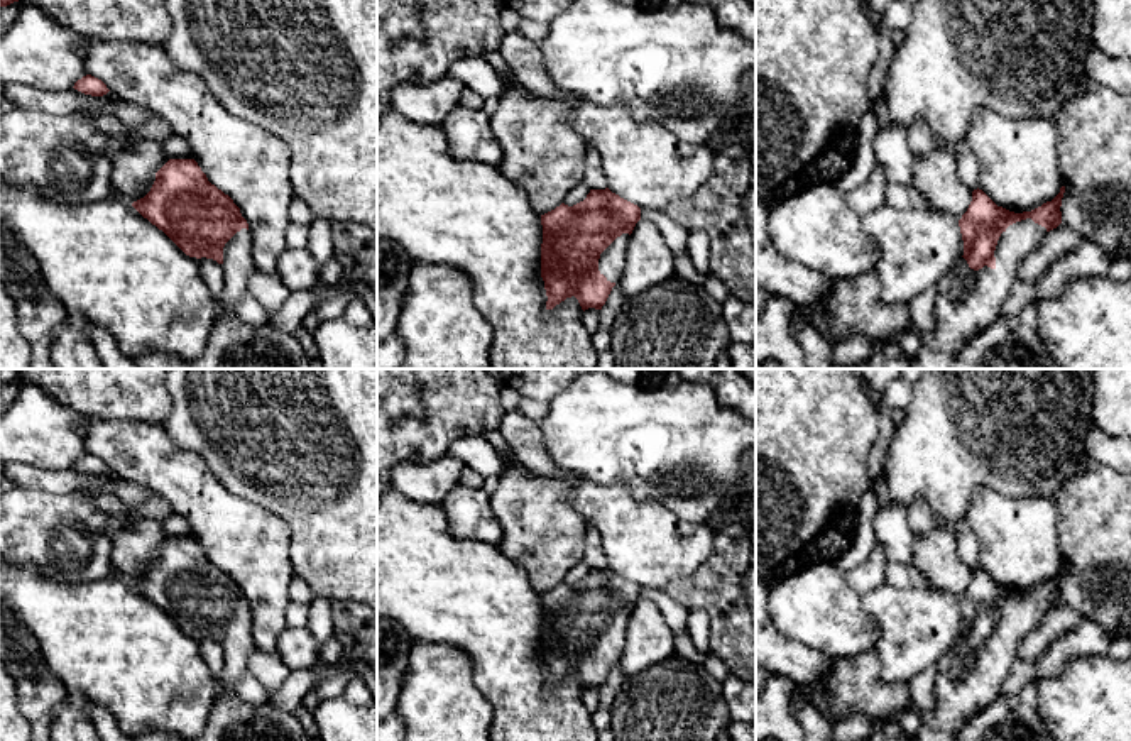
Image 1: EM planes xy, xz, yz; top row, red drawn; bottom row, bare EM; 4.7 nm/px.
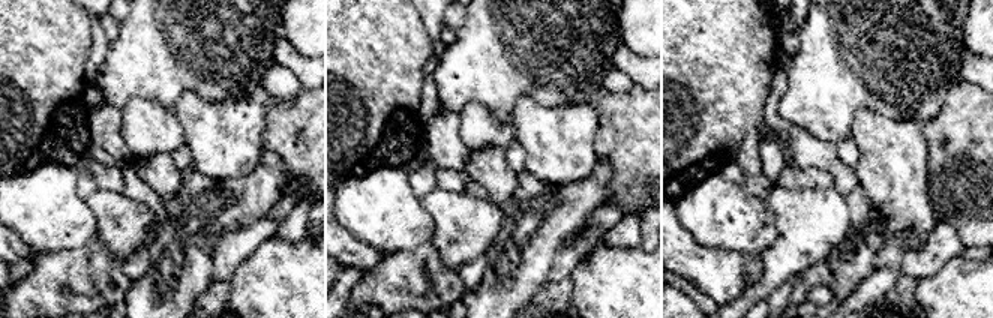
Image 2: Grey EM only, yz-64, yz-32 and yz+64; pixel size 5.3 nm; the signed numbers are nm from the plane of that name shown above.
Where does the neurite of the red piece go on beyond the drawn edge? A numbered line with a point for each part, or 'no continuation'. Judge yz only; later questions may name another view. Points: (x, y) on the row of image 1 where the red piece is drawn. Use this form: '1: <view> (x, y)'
1: yz (967, 301)

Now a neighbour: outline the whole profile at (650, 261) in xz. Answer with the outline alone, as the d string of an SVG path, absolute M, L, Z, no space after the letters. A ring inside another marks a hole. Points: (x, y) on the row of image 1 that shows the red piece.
M641 218L627 244L620 288L626 296L641 294L675 276L675 254L659 228Z

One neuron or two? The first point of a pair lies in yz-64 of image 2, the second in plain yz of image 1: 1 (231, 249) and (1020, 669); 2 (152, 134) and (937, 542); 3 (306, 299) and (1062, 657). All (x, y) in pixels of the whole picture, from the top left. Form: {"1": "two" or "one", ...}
{"1": "one", "2": "two", "3": "two"}

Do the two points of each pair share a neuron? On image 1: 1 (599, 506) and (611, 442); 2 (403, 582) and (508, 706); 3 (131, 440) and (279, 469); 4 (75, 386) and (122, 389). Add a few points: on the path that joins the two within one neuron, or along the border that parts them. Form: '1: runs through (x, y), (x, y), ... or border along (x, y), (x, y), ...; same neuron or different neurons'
1: border along (579, 477), (601, 484), (621, 483), (639, 499); different neurons
2: runs through (437, 603), (506, 672); same neuron
3: border along (161, 425), (178, 447), (196, 452), (217, 476); different neurons
4: runs through (87, 386), (110, 386); same neuron

